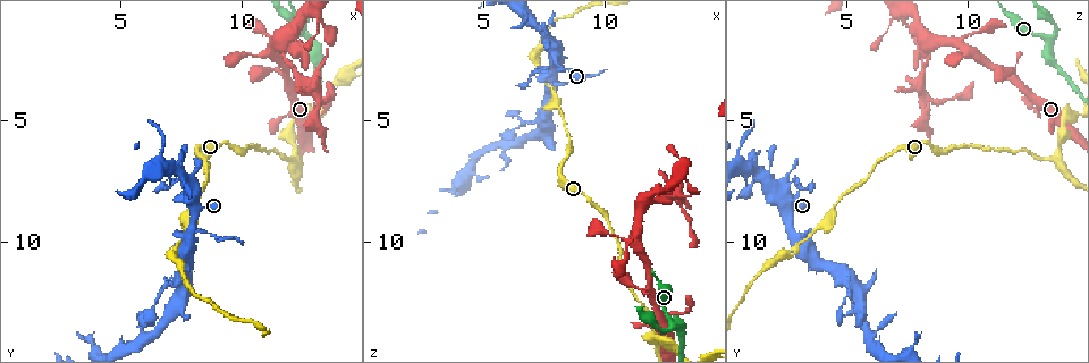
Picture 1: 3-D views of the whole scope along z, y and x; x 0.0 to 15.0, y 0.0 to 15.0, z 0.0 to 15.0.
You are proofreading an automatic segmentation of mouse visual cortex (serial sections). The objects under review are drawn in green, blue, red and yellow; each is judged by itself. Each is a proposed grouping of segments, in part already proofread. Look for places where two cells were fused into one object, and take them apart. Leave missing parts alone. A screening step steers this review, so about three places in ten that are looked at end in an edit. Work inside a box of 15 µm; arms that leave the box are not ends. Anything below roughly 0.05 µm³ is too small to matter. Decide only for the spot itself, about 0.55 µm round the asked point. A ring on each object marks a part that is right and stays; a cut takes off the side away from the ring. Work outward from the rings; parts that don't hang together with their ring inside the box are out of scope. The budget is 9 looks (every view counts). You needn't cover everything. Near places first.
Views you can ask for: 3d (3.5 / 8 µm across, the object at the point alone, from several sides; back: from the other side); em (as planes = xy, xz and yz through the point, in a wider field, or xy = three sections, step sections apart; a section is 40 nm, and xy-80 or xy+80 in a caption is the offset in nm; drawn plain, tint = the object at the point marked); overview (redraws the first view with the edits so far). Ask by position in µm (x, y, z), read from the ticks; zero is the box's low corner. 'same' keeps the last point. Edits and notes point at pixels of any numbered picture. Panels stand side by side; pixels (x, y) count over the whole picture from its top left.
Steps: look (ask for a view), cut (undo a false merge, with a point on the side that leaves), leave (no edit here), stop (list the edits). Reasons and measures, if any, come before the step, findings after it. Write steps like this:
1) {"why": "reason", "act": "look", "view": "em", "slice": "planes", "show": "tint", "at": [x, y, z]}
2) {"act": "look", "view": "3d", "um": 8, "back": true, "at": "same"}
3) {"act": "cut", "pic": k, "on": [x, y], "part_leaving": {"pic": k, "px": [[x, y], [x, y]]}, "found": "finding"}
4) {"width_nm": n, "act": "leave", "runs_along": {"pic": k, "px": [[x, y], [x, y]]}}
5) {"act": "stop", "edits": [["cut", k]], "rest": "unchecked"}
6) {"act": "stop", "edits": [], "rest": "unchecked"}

{"why": "arms part here", "act": "look", "view": "3d", "um": 3.5, "at": [12.6, 3.4, 8.1]}

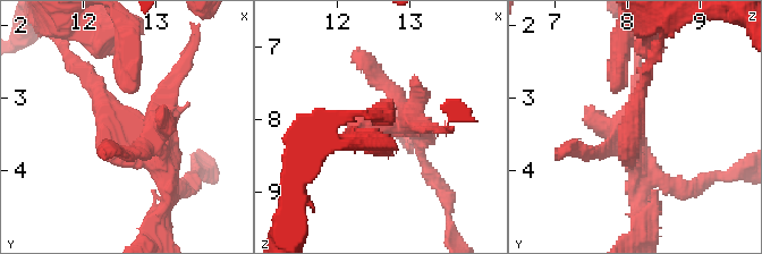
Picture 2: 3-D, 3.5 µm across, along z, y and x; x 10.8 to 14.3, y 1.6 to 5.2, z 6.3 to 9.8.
{"why": "shape alone is not enough", "act": "look", "view": "em", "slice": "xy", "step": 1, "show": "tint", "at": [12.55, 3.40, 8.10]}

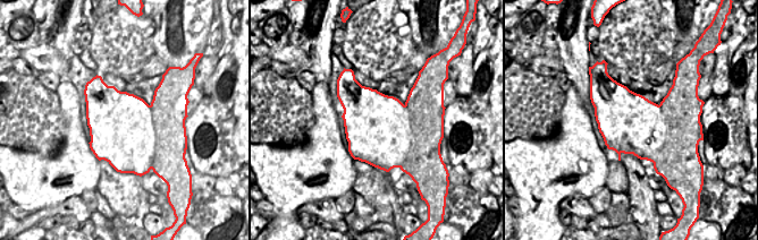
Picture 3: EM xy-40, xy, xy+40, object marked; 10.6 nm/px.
{"act": "look", "view": "em", "slice": "xy", "step": 5, "show": "tint", "at": "same"}

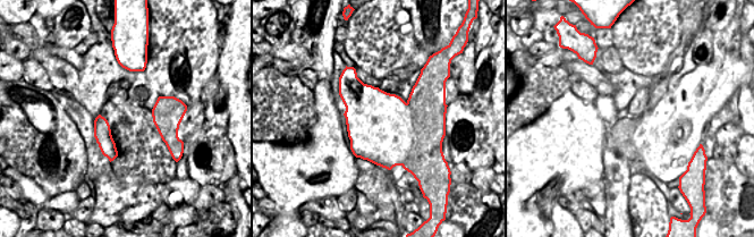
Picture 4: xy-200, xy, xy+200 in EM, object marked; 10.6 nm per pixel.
{"width_nm": 750, "act": "cut", "pic": 2, "on": [640, 199], "border": {"pic": 4, "px": [[407, 103], [413, 129], [404, 168]]}, "found": "two cells meet here"}

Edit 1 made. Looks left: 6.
{"why": "arms part here", "act": "look", "view": "3d", "um": 3.5, "at": [12.8, 1.6, 13.2]}

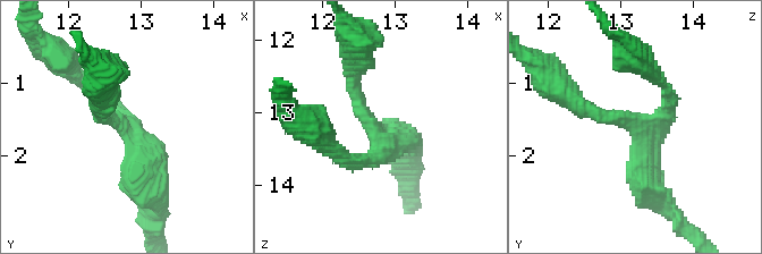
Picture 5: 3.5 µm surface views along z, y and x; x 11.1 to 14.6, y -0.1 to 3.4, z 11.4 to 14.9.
{"arms": 3, "arm_widths_nm": [200, 200, 400], "why": "now the EM", "act": "look", "view": "em", "slice": "xy", "step": 3, "show": "tint", "at": [12.80, 1.65, 13.30]}

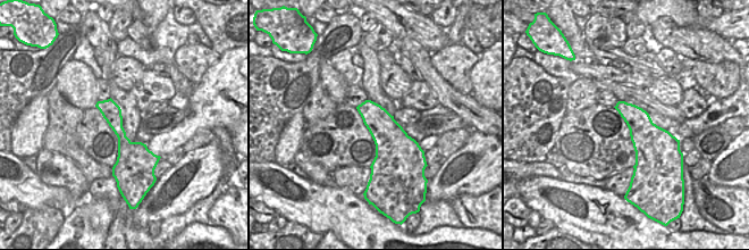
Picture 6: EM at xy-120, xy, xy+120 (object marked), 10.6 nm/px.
{"act": "leave", "found": "one cell here"}

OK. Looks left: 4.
{"why": "sharp bend", "act": "look", "view": "3d", "um": 3.5, "at": [12.1, 6.7, 13.7]}

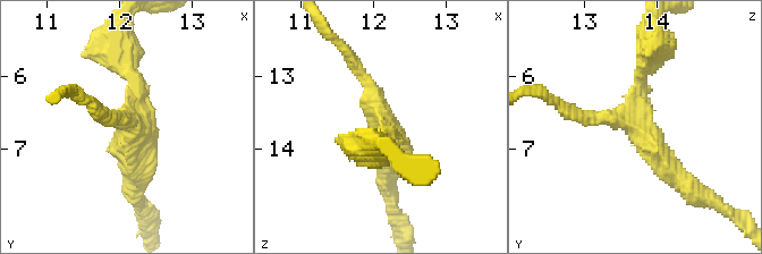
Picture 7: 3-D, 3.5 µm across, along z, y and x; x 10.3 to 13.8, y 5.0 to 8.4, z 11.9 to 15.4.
{"arms": 3, "arm_widths_nm": [200, 200, 300], "act": "look", "view": "em", "slice": "xy", "step": 1, "show": "tint", "at": [12.20, 6.65, 13.70]}

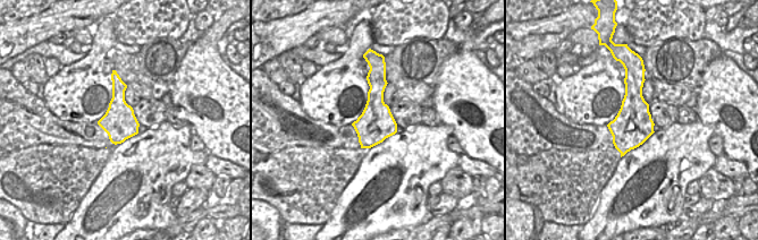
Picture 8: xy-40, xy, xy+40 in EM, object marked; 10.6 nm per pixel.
{"act": "leave", "runs_along": {"pic": 7, "px": [[570, 112], [635, 123], [652, 57]]}, "found": "continuous, no second cell"}

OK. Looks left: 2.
{"why": "three-way junction", "act": "look", "view": "3d", "um": 3.5, "at": [7.9, 9.9, 2.9]}

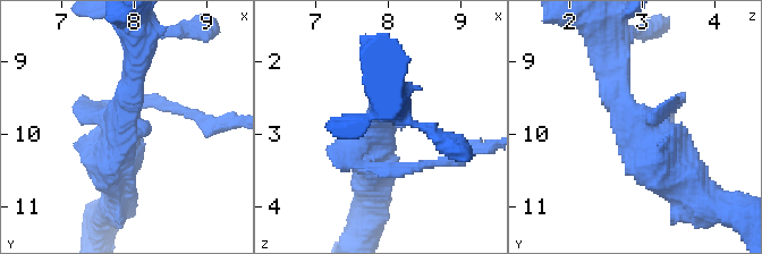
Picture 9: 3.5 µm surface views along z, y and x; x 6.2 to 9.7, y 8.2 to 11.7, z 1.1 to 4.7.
{"act": "look", "view": "em", "slice": "xy", "step": 3, "show": "tint", "at": [7.80, 9.95, 3.00]}

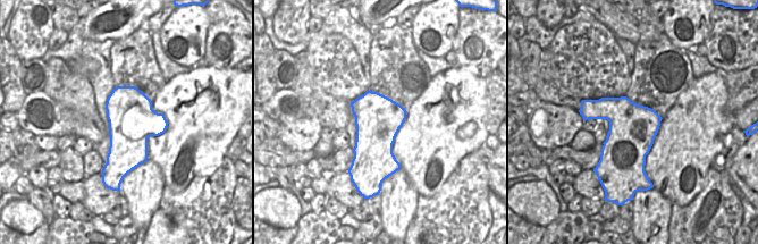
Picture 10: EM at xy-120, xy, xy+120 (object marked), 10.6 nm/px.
{"act": "leave", "runs_along": {"pic": 9, "px": [[608, 65], [617, 100], [693, 183]]}, "found": "continuous, no second cell"}

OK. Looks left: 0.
{"act": "stop", "edits": [["cut", 2]], "rest": "unchecked"}

